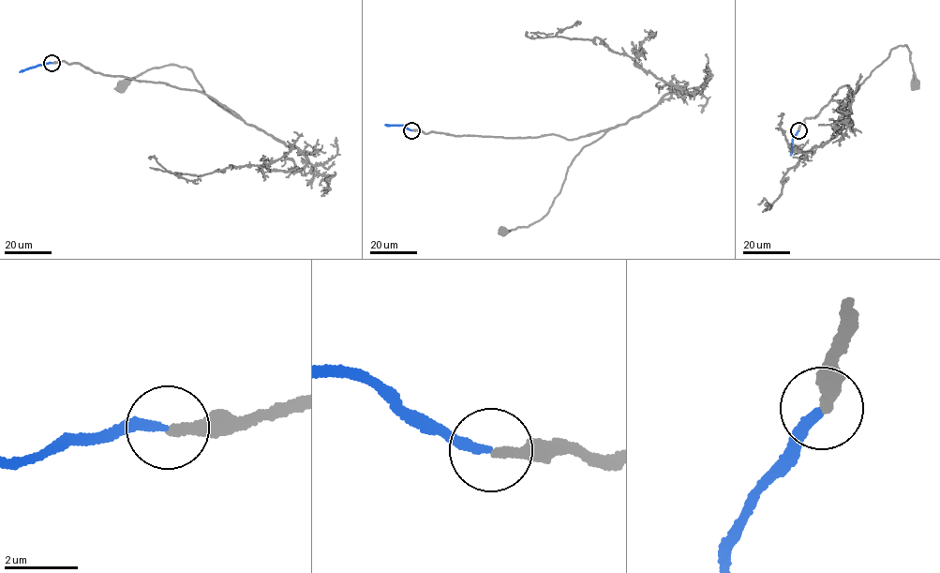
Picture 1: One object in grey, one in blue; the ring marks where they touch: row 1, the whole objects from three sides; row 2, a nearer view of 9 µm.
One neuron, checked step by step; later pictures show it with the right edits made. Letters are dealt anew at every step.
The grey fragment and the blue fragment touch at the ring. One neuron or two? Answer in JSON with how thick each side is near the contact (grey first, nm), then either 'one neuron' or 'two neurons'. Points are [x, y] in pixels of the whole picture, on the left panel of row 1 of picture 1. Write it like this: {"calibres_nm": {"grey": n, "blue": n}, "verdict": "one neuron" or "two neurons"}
{"calibres_nm": {"grey": 260, "blue": 240}, "verdict": "one neuron"}

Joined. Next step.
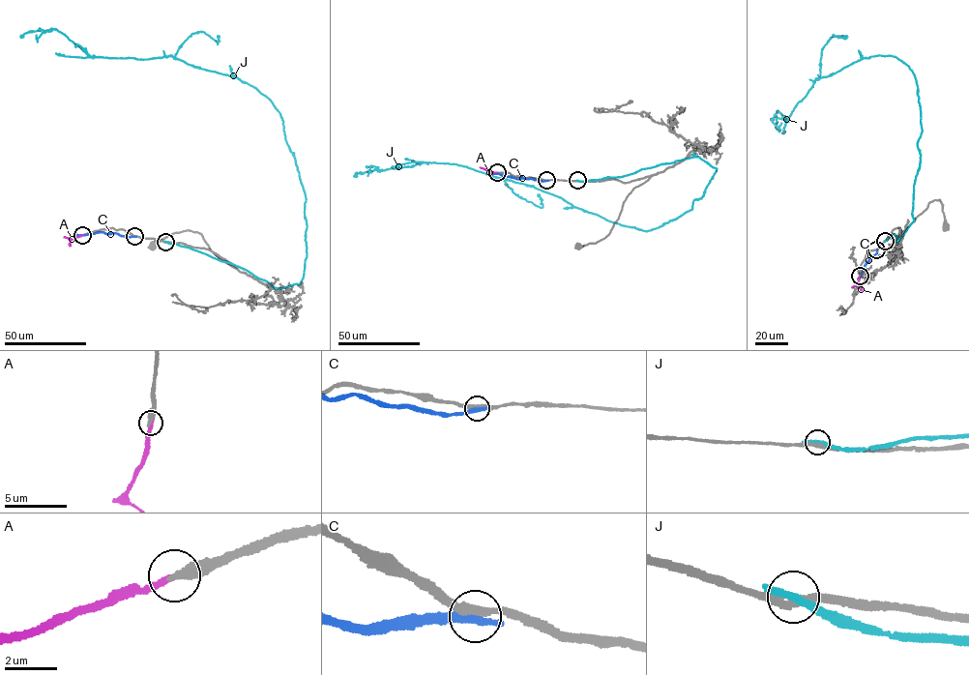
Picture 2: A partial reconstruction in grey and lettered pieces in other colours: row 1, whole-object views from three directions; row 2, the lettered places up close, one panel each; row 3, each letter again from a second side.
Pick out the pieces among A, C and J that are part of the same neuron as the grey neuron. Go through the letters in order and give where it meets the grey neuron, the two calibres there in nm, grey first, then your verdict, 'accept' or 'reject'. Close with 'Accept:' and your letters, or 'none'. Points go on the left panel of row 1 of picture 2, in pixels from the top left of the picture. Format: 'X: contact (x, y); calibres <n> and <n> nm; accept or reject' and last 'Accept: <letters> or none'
A: contact (82, 235); calibres 380 and 280 nm; accept
C: contact (134, 236); calibres 280 and 400 nm; reject
J: contact (165, 242); calibres 280 and 380 nm; reject
Accept: A

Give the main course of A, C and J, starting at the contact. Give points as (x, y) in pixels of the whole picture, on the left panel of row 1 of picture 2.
A: (82, 235), (73, 239), (64, 236)
C: (134, 236), (98, 231), (73, 235)
J: (165, 242), (300, 284), (306, 196), (278, 111), (172, 56), (89, 56), (50, 29), (20, 38)

